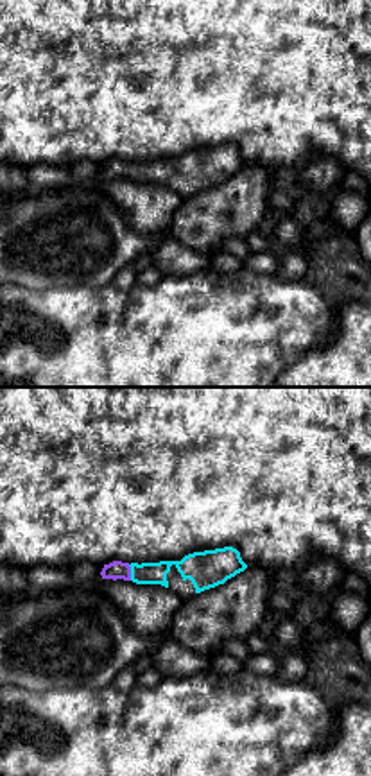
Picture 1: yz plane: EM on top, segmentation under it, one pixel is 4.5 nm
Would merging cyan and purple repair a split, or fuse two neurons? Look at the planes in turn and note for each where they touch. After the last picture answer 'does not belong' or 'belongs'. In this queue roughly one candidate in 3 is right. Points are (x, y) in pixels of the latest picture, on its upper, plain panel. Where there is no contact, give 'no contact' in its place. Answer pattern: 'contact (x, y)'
contact (131, 171)

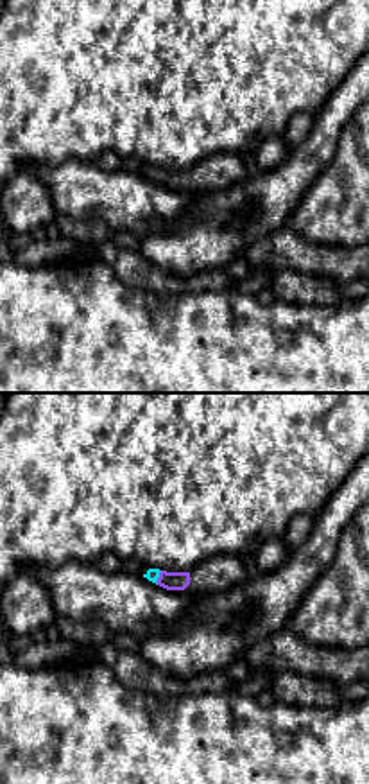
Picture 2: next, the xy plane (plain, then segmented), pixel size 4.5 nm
contact (158, 174)

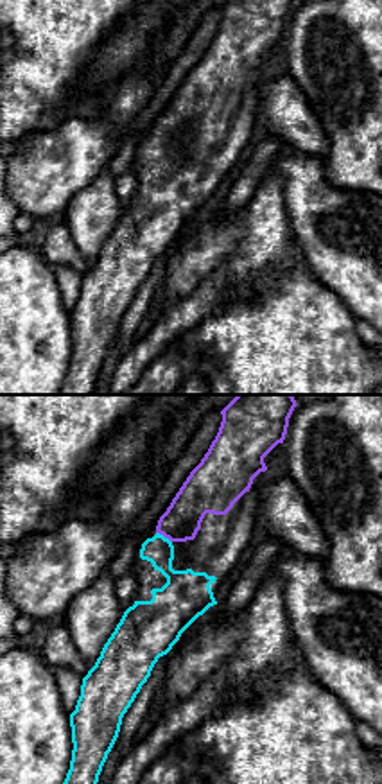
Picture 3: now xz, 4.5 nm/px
contact (162, 133)

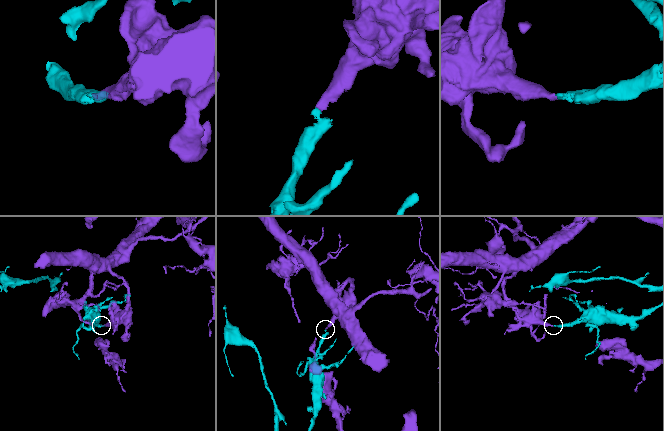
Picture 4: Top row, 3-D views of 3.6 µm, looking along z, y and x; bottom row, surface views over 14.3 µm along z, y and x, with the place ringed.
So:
belongs

